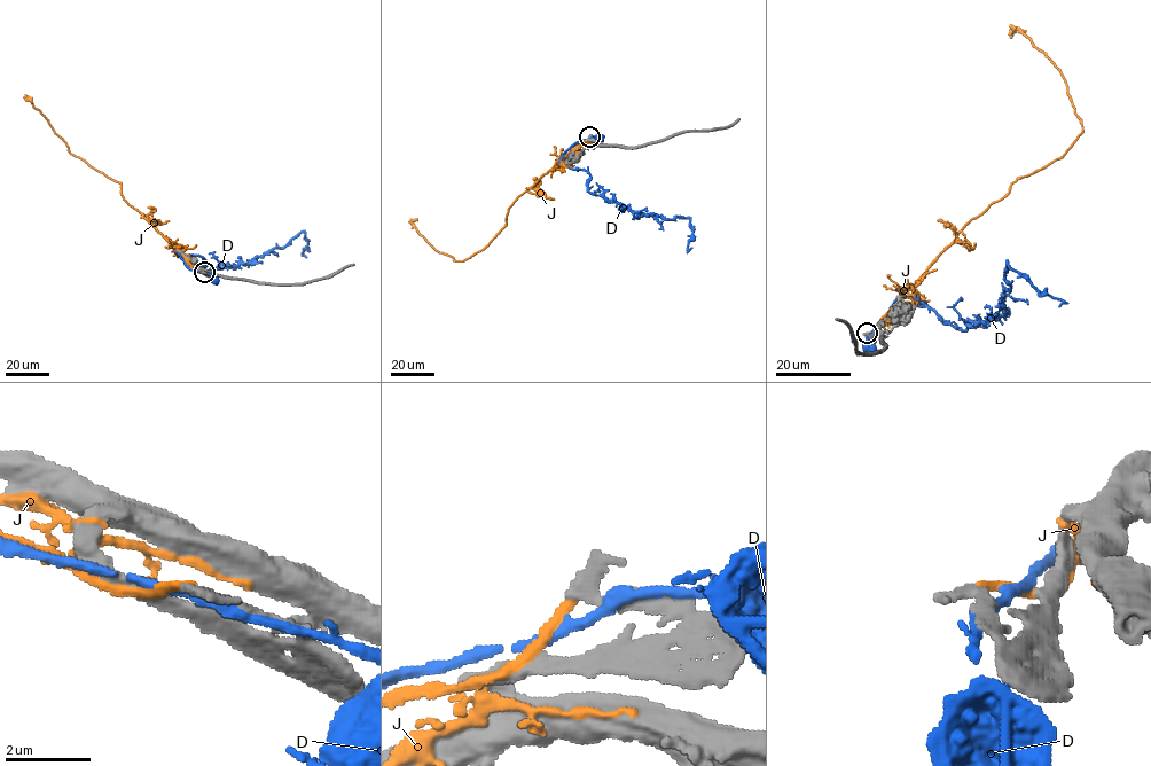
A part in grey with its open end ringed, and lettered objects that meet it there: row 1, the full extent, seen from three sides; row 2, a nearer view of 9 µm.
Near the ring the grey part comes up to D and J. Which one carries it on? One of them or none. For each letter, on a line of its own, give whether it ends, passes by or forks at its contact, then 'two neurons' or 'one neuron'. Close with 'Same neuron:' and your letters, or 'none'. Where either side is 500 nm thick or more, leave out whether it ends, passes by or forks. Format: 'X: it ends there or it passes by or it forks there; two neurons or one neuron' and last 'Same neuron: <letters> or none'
D: it passes by; two neurons
J: it ends there; two neurons
Same neuron: none

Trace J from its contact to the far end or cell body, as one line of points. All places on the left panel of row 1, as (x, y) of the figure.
J: (204, 272), (193, 268), (181, 252), (128, 204), (119, 182), (73, 156), (31, 102)

